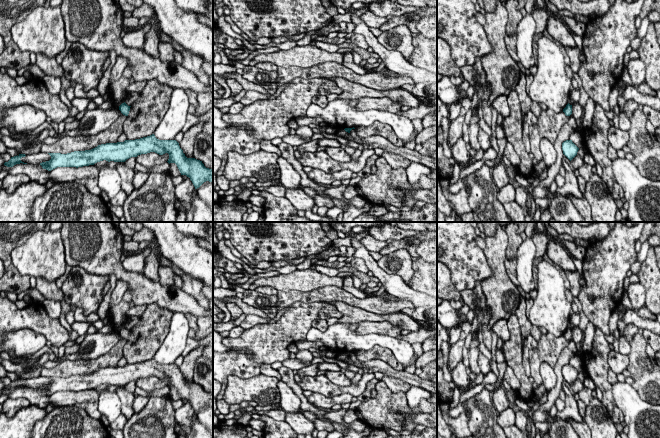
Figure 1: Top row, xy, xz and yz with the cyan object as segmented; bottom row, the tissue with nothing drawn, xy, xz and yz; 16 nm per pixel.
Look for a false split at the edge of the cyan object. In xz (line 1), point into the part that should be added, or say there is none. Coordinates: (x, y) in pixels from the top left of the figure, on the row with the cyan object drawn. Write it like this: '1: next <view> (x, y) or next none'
1: next none

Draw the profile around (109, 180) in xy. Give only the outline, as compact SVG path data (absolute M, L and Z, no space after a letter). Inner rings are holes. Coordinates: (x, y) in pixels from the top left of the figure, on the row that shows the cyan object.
M101 166L99 170L98 186L108 194L109 200L114 198L121 190L121 177L117 169Z

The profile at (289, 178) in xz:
M262 140L260 142L261 150L278 155L277 163L280 168L281 176L280 183L283 187L288 189L301 188L300 175L294 170L293 166L281 156L281 151L278 146L273 145L270 140Z

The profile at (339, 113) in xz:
M349 99L330 101L325 108L311 103L306 111L306 116L320 116L323 122L329 126L345 128L356 128L359 126L370 126L378 121L392 127L399 139L411 142L411 135L414 131L412 120L407 117L381 110L359 111L356 107L349 105Z

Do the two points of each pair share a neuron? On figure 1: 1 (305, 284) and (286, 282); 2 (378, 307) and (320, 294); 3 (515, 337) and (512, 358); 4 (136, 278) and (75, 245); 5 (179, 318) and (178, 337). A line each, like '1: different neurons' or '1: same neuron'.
1: same neuron
2: same neuron
3: same neuron
4: same neuron
5: same neuron

